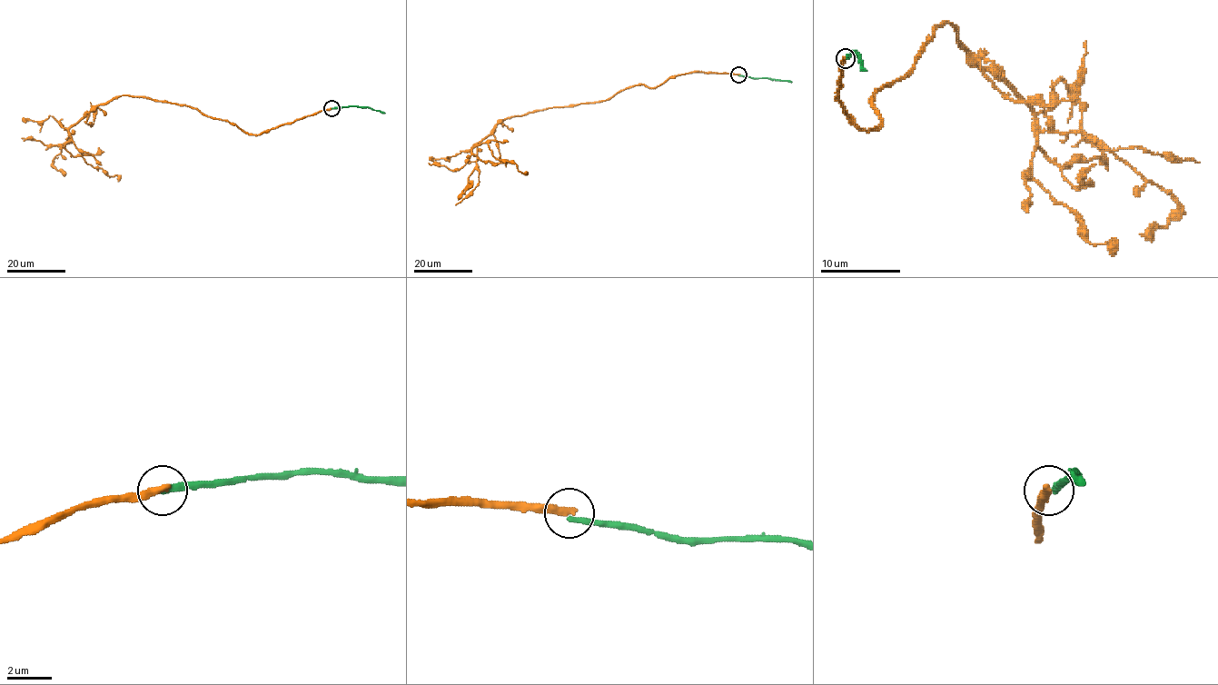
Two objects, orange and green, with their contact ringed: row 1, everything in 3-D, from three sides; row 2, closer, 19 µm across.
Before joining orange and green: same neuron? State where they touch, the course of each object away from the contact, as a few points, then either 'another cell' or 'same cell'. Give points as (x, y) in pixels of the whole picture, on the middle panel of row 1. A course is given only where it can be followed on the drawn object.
place (738, 74); course orange (739, 74), (691, 72), (604, 101), (505, 118), (476, 143), (525, 173); course green (739, 75), (792, 82); another cell

